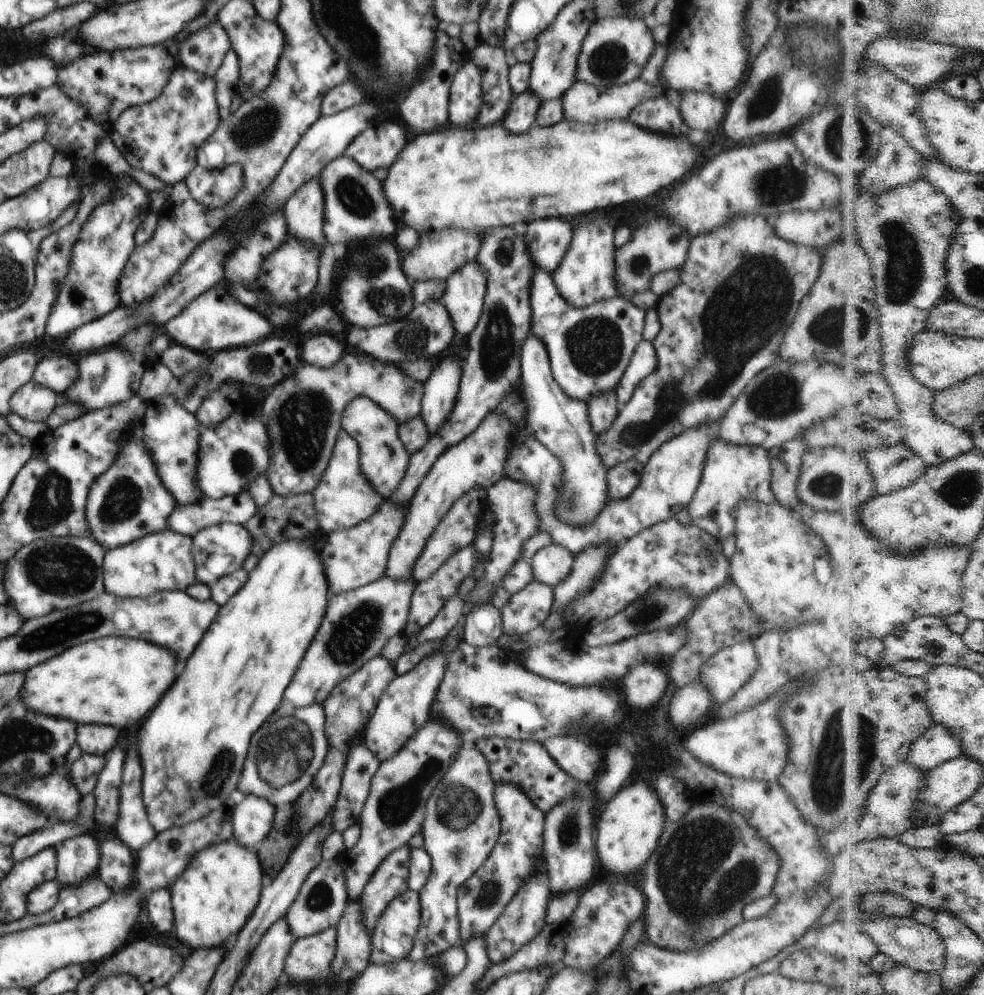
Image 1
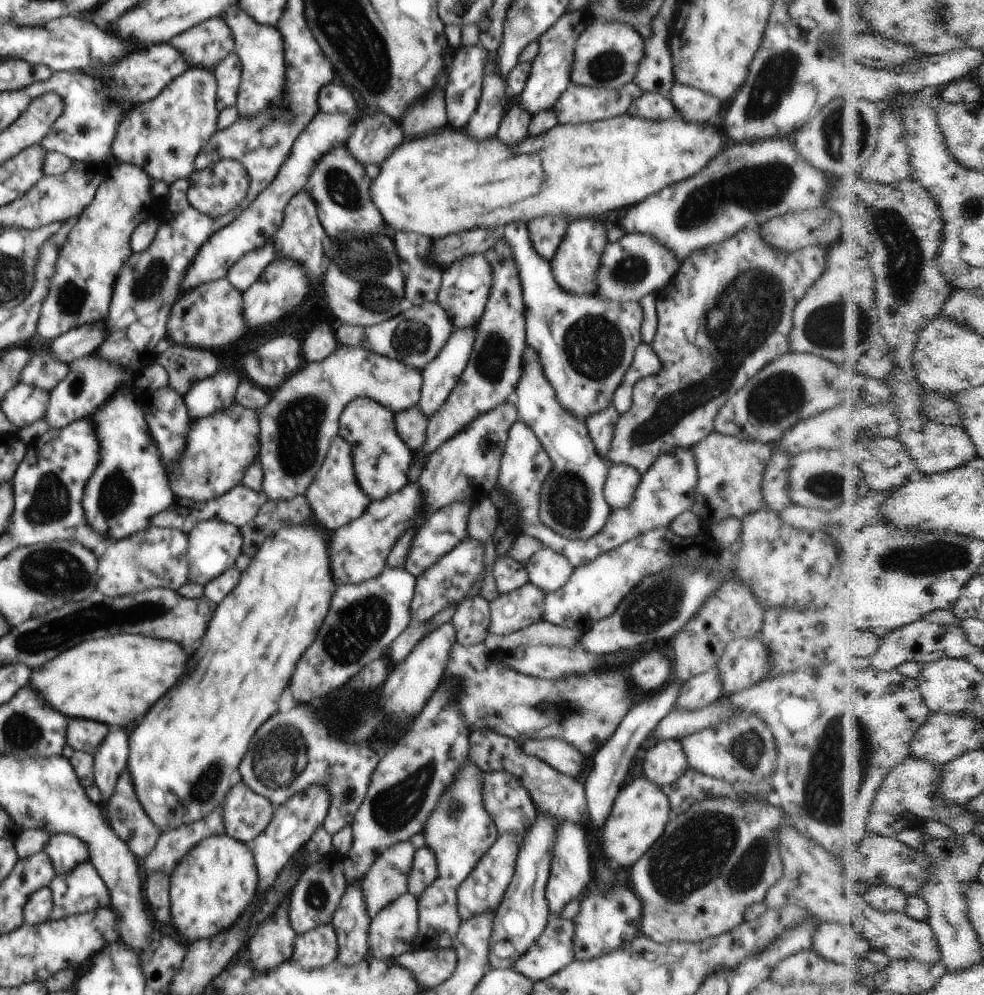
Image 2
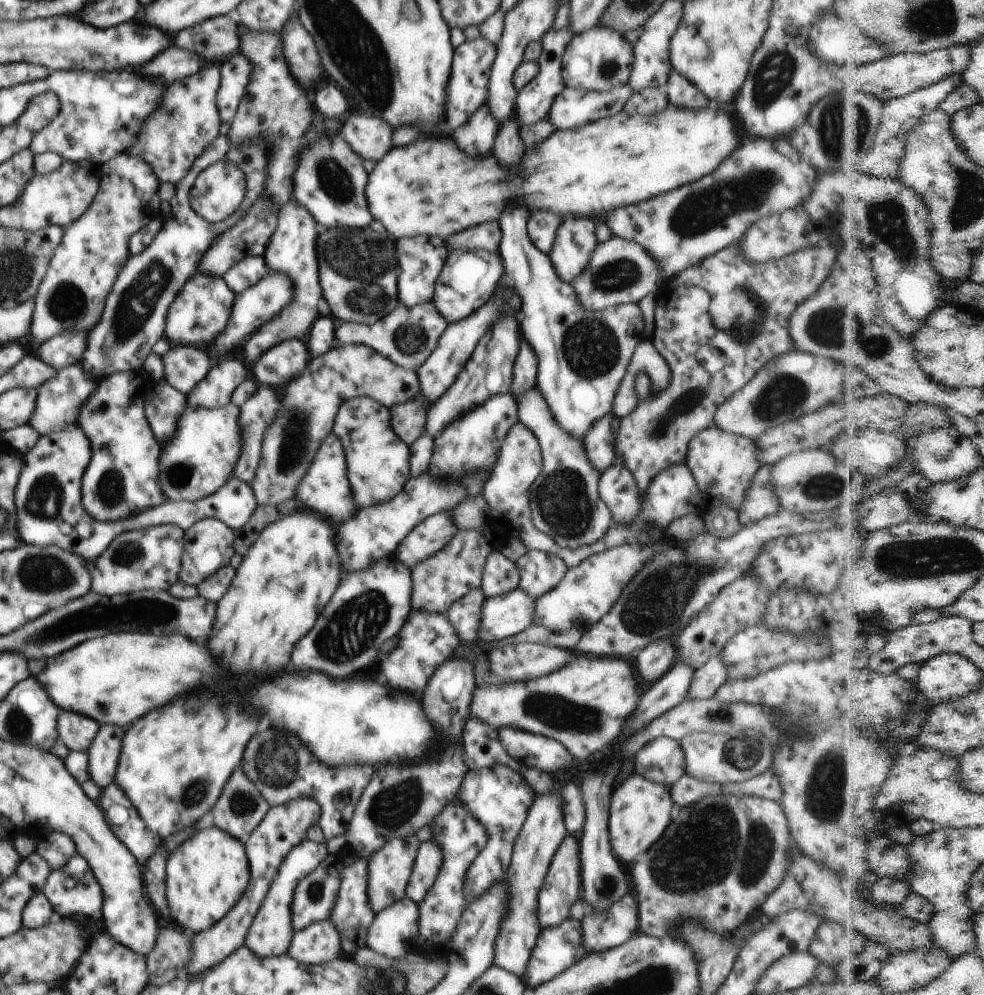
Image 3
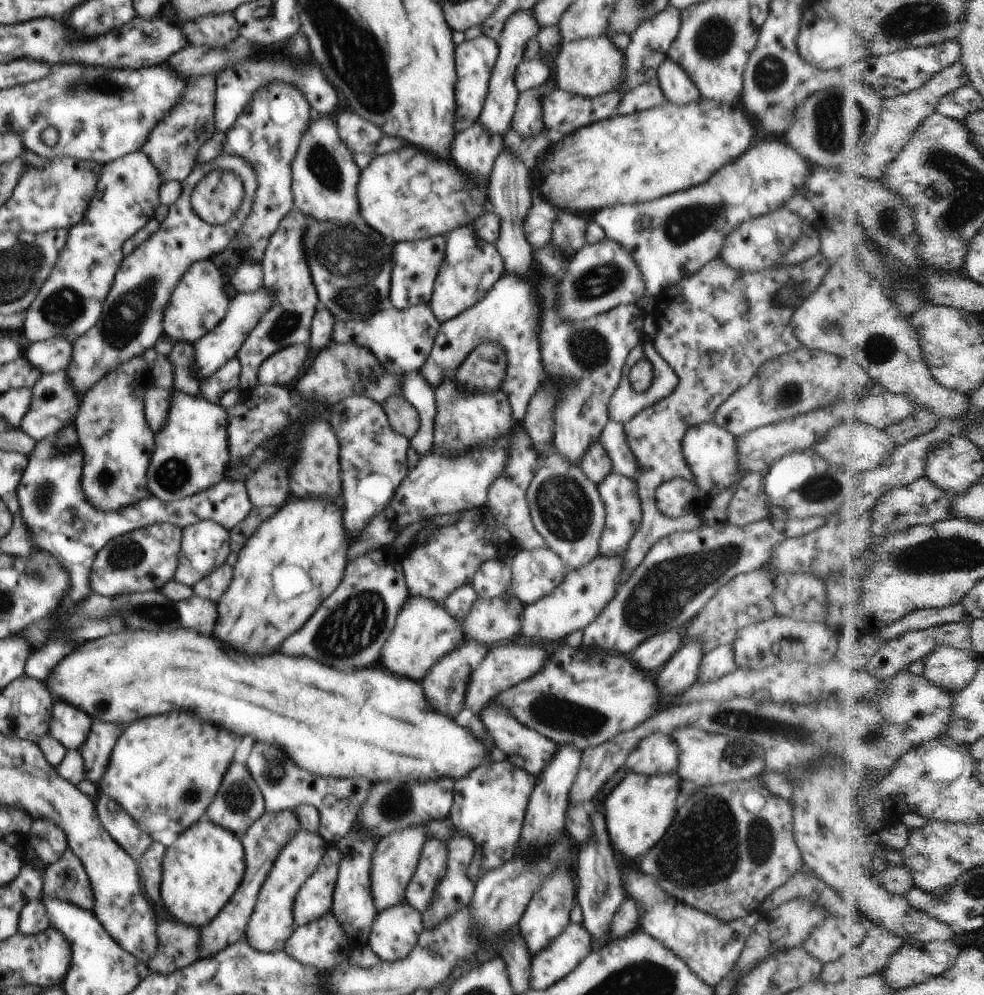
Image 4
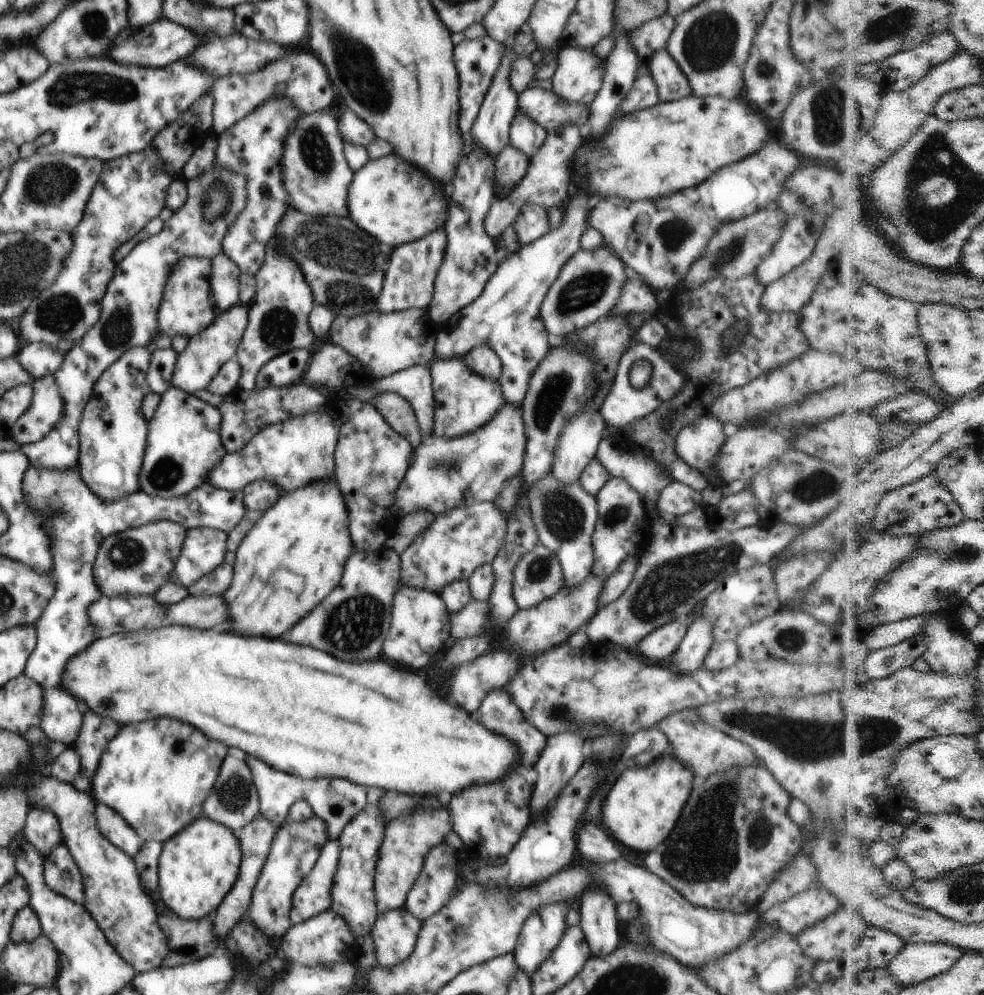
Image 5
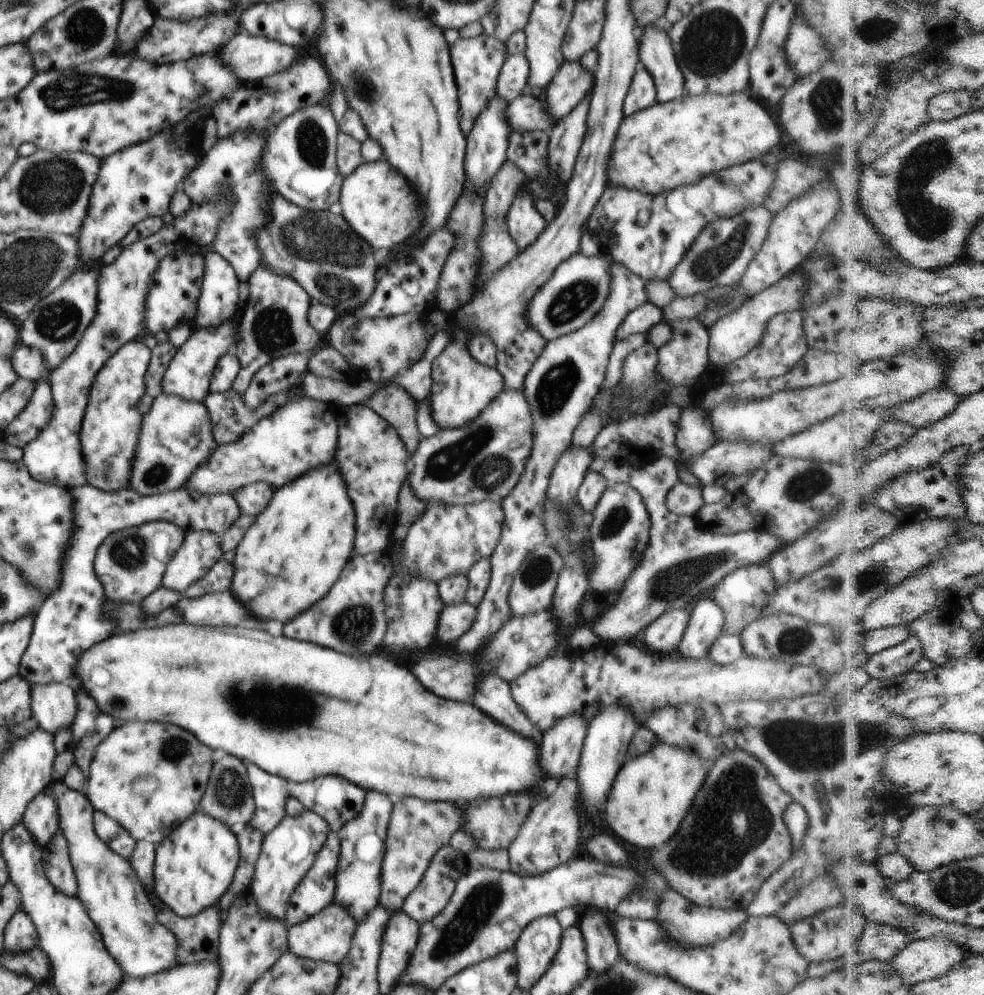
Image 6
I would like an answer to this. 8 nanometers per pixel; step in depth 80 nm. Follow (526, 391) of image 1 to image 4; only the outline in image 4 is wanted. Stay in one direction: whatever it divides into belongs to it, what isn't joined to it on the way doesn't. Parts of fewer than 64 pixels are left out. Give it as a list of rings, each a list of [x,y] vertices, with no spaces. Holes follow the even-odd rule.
[[[552,444],[527,489],[528,512],[534,530],[546,540],[547,547],[565,562],[569,572],[586,568],[598,555],[598,542],[604,532],[606,512],[596,484],[588,480],[580,466],[572,466]]]

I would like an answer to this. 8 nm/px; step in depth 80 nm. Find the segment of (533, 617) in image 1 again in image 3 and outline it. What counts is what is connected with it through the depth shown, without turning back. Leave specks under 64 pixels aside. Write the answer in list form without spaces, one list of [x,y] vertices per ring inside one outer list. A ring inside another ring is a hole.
[[[520,588],[507,594],[485,598],[480,614],[478,642],[487,647],[490,642],[512,638],[532,625],[536,600],[528,598]]]

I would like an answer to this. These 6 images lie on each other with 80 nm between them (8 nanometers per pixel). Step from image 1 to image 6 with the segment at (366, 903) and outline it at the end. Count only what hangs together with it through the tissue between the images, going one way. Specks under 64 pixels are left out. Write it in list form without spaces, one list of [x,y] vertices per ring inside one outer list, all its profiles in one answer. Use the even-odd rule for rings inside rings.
[[[404,798],[394,804],[392,818],[387,828],[384,858],[381,870],[379,905],[388,911],[400,911],[406,897],[422,880],[432,857],[460,828],[462,814],[448,802],[422,802],[416,798]]]

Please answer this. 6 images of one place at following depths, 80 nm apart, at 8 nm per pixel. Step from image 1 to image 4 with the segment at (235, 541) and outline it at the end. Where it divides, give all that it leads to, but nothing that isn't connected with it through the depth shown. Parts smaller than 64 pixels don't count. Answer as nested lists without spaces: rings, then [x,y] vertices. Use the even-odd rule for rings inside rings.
[[[200,521],[183,529],[181,552],[174,581],[192,587],[227,562],[231,553],[230,531],[212,522]]]

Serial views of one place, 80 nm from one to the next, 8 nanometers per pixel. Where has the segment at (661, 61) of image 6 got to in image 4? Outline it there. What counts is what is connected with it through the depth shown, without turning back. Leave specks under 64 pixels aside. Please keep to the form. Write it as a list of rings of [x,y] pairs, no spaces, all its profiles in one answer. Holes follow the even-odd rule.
[[[668,58],[660,62],[656,78],[665,101],[688,104],[698,102],[701,98],[698,88],[690,81],[688,74]]]

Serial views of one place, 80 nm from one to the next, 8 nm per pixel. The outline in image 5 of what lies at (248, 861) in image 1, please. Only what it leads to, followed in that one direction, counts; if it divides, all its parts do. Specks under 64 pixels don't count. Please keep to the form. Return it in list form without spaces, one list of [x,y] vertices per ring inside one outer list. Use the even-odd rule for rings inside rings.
[[[198,817],[163,844],[158,876],[164,904],[184,920],[214,915],[238,878],[242,860],[238,834],[208,817]]]

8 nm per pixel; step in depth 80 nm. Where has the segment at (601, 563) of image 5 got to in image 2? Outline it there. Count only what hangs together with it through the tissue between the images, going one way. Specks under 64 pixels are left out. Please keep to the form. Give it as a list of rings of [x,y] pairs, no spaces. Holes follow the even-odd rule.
[[[612,465],[604,485],[605,501],[612,509],[624,508],[632,502],[641,474],[630,465]]]

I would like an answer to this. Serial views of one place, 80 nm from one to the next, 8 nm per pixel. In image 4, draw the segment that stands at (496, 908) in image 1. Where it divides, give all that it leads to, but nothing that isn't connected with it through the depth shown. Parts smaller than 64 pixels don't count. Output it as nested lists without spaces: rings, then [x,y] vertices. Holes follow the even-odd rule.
[[[508,760],[490,762],[456,782],[454,806],[450,813],[451,826],[456,824],[456,832],[462,830],[476,842],[476,854],[468,868],[468,876],[474,885],[480,880],[480,876],[484,876],[484,872],[502,866],[514,856],[514,848],[520,840],[526,804],[534,786],[536,778],[520,768],[514,768]]]

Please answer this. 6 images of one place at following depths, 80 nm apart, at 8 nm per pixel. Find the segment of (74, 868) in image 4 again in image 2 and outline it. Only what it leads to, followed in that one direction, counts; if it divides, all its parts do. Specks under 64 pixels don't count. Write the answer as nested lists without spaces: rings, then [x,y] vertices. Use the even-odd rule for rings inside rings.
[[[90,862],[84,866],[80,864],[74,872],[64,876],[56,875],[48,887],[53,896],[48,921],[98,910],[110,904],[110,892]]]

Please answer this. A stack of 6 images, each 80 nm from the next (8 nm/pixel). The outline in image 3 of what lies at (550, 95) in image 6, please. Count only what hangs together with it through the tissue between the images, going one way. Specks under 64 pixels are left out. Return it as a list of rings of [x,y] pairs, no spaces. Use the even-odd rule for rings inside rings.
[[[598,25],[572,38],[562,56],[564,86],[586,92],[606,92],[628,85],[634,52],[632,44],[618,30]]]

